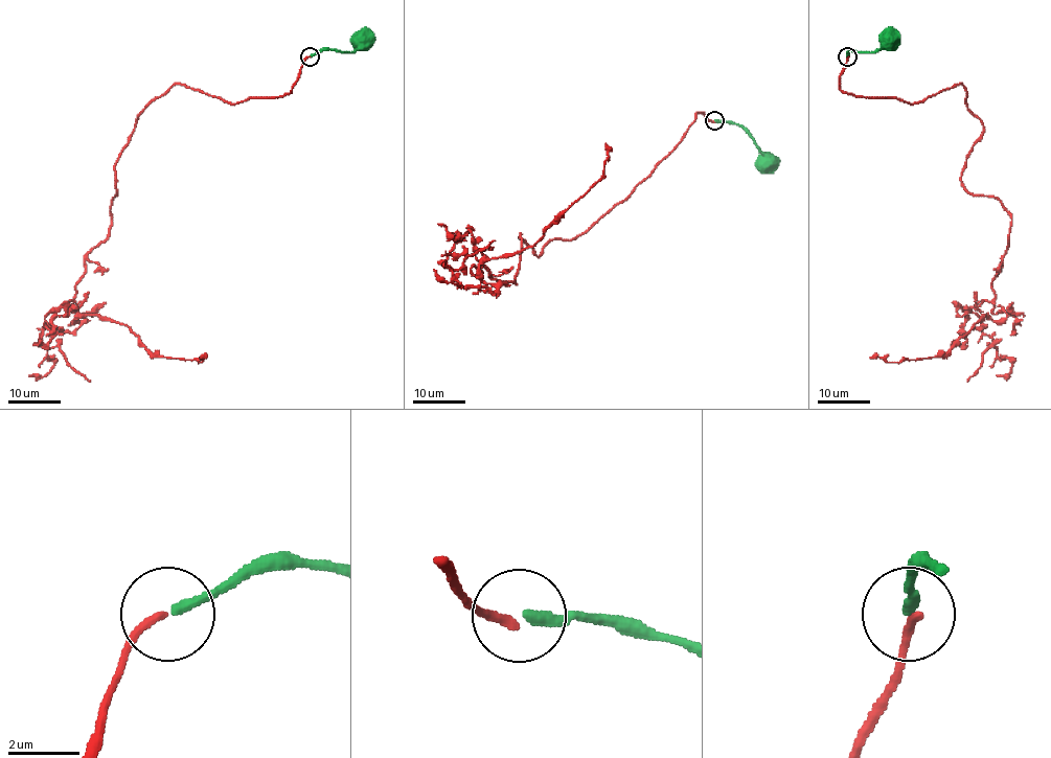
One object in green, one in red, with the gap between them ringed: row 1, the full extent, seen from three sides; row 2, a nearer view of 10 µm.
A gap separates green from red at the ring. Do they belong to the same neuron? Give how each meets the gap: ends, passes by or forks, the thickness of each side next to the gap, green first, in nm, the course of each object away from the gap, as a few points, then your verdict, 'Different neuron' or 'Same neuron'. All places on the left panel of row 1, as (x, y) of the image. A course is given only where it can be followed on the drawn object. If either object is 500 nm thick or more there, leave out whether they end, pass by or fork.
At the ring green ends. At the ring red ends. Thickness 300 nm (green) against 240 nm. Course of green: (310, 56), (334, 49), (352, 52), (358, 46), (358, 35), (363, 36). Course of red: (309, 56), (283, 95), (228, 104), (175, 84), (115, 166), (108, 236), (65, 314), (201, 359). Different neuron

